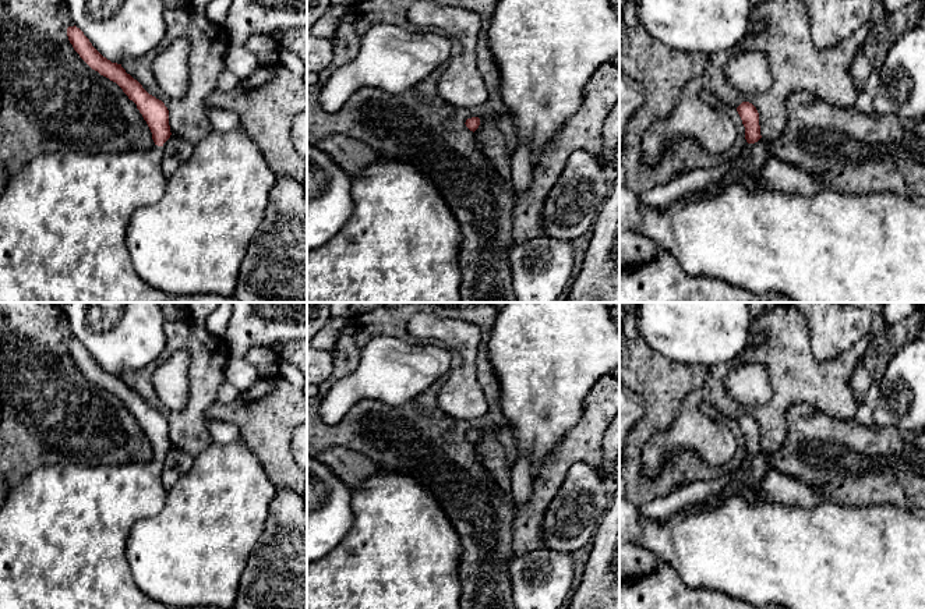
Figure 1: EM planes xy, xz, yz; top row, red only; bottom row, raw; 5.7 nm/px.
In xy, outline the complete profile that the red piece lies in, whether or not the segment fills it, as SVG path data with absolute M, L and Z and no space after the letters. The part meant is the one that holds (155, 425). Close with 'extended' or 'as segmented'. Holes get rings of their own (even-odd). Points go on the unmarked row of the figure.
M74 339L67 348L80 369L100 387L116 394L137 417L146 433L155 457L148 463L114 465L53 464L32 471L20 485L10 488L0 507L0 609L234 609L234 608L176 608L146 596L135 584L126 555L131 527L158 514L165 506L166 489L162 484L163 456L170 450L169 422L149 407L121 376L103 369Z; extended

